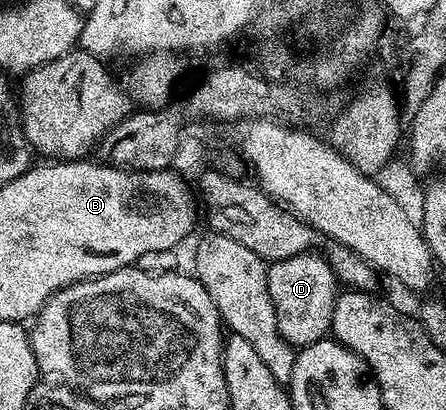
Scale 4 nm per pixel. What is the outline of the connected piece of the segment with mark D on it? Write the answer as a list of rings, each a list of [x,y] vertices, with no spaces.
[[[316,251],[304,252],[291,258],[274,260],[267,268],[267,290],[271,294],[271,306],[275,308],[279,334],[298,350],[326,339],[333,327],[339,281],[328,259],[317,255]]]

